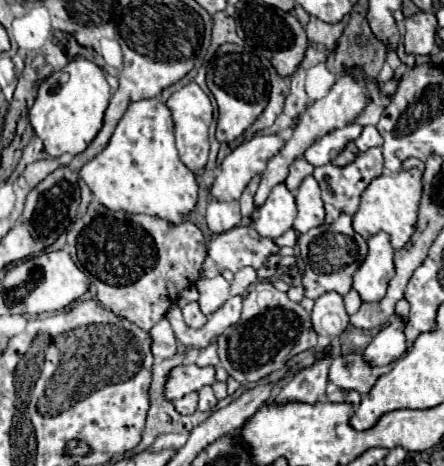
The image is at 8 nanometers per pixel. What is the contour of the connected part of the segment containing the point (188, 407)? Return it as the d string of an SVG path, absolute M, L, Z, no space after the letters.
M188 393L188 395L184 395L182 399L178 399L178 401L174 403L176 411L182 413L182 415L194 413L194 411L196 411L196 405L198 405L198 393Z

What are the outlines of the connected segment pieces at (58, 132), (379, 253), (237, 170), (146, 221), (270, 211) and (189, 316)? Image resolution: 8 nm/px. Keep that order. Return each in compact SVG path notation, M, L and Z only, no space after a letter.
M76 57L64 69L52 73L48 79L42 81L36 103L30 109L30 125L44 141L44 151L48 155L78 155L94 141L96 133L102 129L108 101L110 85L106 81L106 73L94 61Z
M376 233L368 239L368 257L354 275L354 289L362 301L380 301L386 293L388 281L394 277L394 249L388 233Z
M256 135L250 141L236 147L220 165L216 181L210 189L218 201L234 201L242 195L248 181L262 175L268 159L272 159L284 141L278 135Z
M92 201L86 213L70 227L66 251L76 267L96 285L98 301L106 309L148 331L178 301L180 291L198 281L206 243L192 221L170 225L160 217L110 211Z
M284 183L276 185L262 207L252 213L254 227L262 237L280 237L296 219L296 201Z
M188 303L186 307L182 307L182 315L184 315L184 323L194 329L202 327L206 321L206 315L200 311L200 307L196 303Z

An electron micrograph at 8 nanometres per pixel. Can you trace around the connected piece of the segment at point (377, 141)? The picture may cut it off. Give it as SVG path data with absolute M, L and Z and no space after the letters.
M366 125L364 127L364 131L362 131L362 135L356 139L356 147L360 149L360 151L368 151L370 147L378 147L378 145L382 145L382 135L378 133L378 129L374 127L374 125Z

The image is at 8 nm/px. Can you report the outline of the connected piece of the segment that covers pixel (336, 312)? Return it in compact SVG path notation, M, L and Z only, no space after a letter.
M324 293L320 299L316 299L312 311L312 325L318 335L328 335L330 339L340 337L350 325L350 315L346 313L342 295Z

